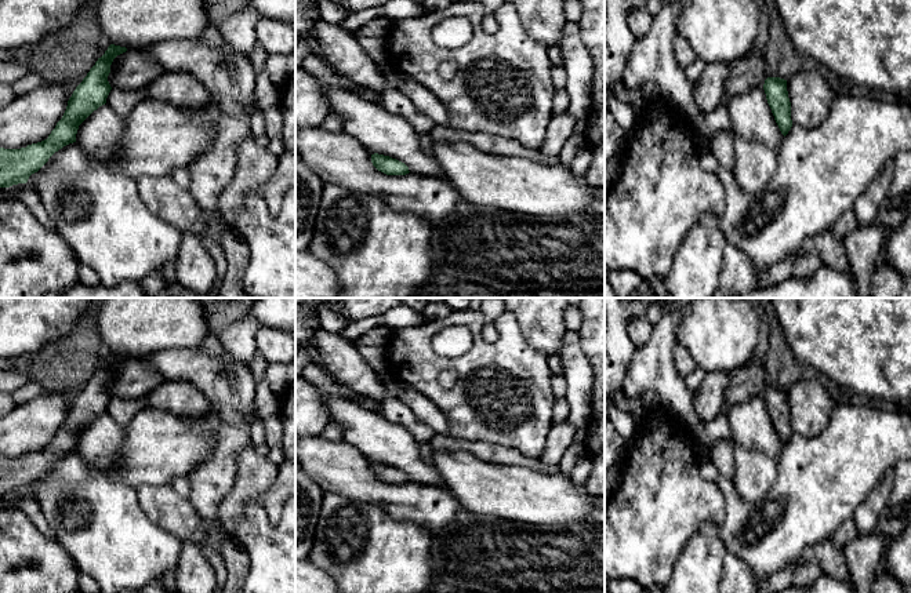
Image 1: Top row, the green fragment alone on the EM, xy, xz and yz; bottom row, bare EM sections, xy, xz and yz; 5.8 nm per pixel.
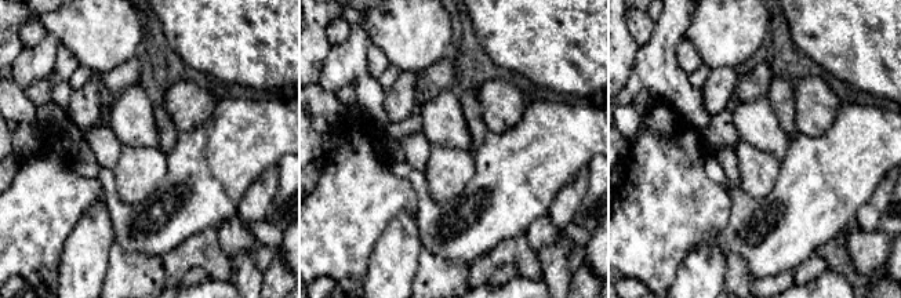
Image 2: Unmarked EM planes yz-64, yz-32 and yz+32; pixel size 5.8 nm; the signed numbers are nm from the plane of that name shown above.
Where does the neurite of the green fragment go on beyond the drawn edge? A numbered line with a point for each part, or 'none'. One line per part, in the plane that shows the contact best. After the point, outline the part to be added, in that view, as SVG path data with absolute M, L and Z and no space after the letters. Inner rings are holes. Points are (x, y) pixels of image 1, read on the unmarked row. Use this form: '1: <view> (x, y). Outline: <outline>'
none

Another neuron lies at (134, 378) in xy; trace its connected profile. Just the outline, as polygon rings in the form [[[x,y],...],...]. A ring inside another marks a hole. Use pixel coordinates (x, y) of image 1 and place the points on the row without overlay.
[[[127,359],[113,368],[108,390],[112,397],[138,400],[163,382],[164,378],[144,359]]]

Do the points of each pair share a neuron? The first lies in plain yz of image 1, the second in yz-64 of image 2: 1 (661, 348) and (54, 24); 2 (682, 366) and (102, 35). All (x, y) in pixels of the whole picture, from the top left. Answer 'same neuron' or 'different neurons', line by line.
1: different neurons
2: different neurons

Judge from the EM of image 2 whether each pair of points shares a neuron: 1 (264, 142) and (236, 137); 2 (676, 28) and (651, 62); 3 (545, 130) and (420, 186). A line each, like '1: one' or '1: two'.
1: one
2: one
3: one

